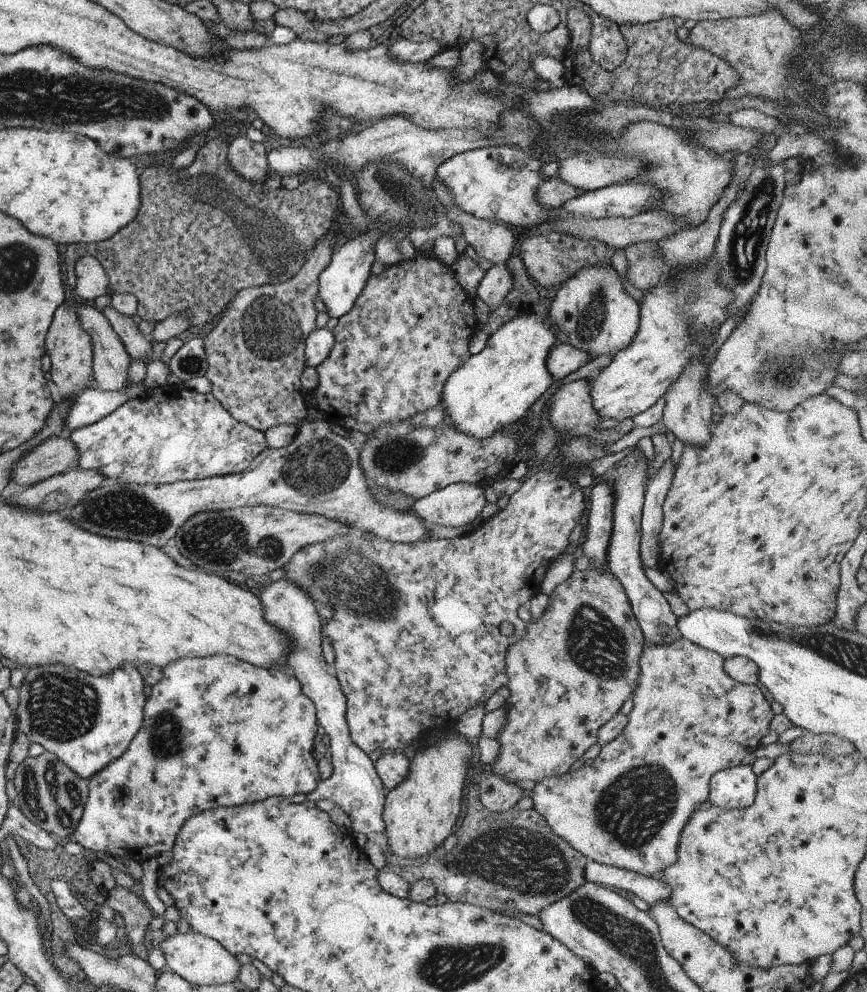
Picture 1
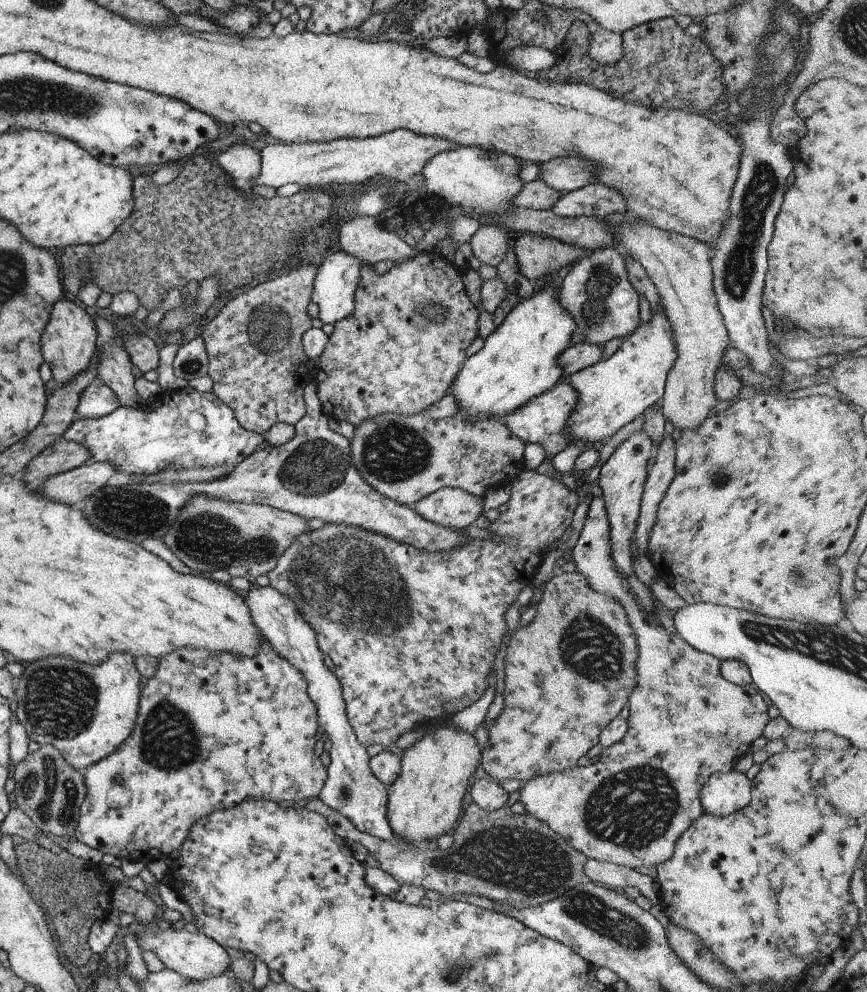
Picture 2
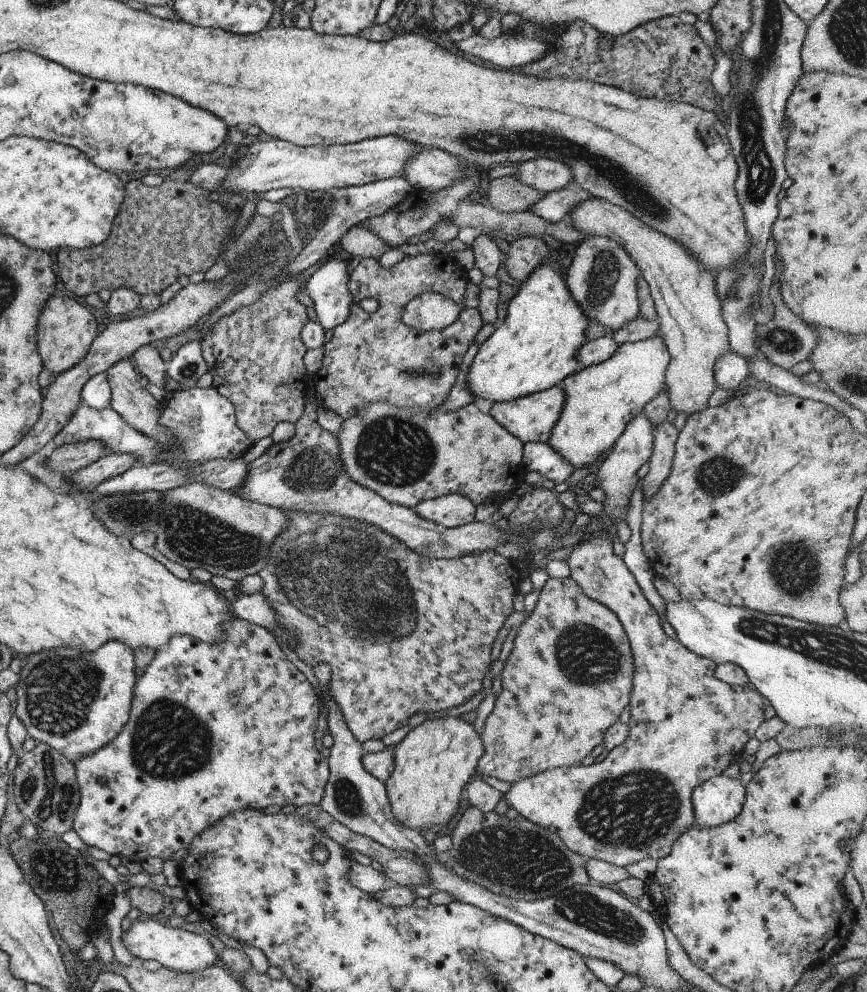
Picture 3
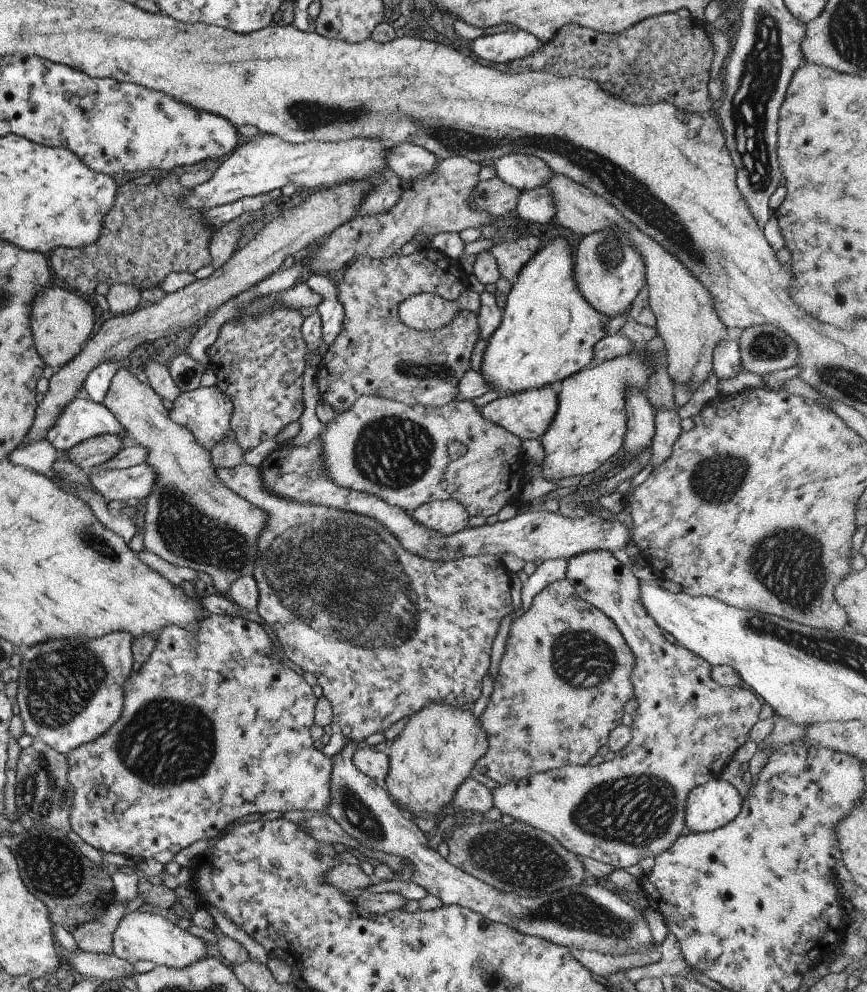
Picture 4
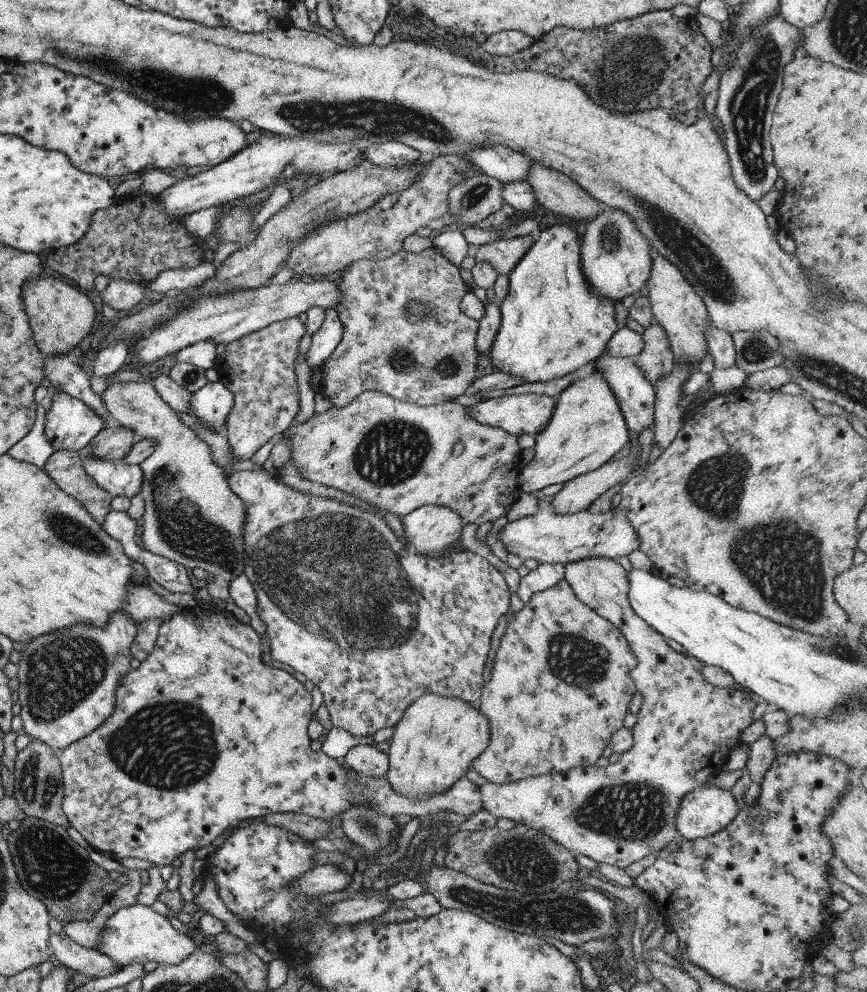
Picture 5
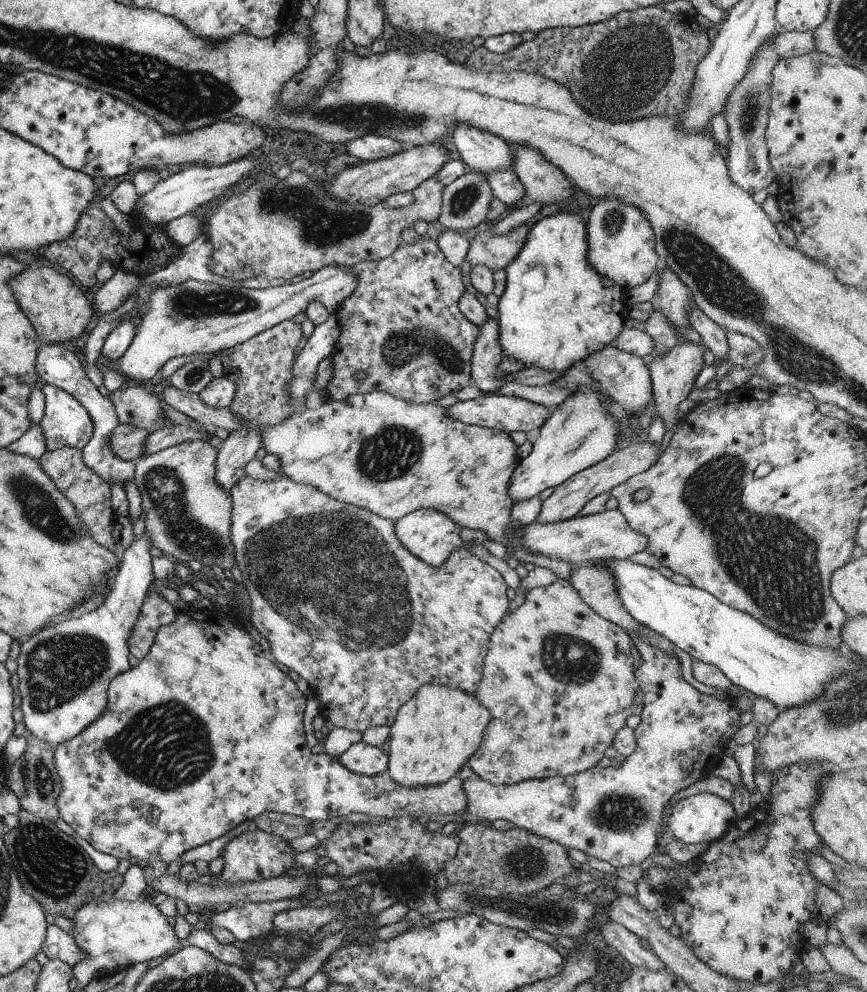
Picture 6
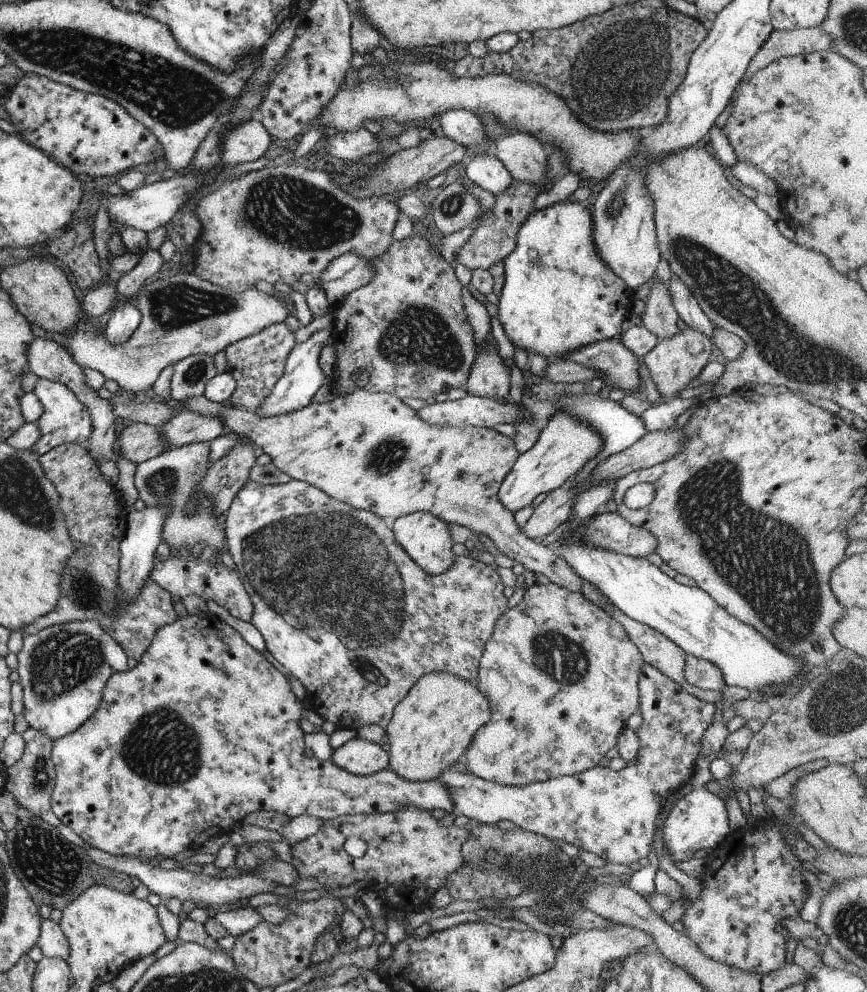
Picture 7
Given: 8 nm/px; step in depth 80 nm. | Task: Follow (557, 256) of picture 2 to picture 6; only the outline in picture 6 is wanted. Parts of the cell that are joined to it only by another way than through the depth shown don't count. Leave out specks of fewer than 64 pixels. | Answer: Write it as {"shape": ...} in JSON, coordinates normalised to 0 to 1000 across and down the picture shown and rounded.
{"shape":[[[606,225],[580,237],[569,237],[566,228],[546,233],[536,263],[544,268],[559,268],[564,273],[582,271],[606,244],[609,229]]]}

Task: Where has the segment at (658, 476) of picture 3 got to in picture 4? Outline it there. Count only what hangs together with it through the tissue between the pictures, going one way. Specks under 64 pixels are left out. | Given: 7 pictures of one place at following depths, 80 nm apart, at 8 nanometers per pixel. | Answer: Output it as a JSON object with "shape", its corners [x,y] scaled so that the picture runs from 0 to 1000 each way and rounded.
{"shape":[[[755,413],[754,417],[754,438],[751,442],[751,460],[749,462],[749,467],[755,470],[765,468],[767,462],[774,456],[774,450],[781,444],[782,439],[785,436],[785,431],[783,429],[782,417],[776,413]]]}

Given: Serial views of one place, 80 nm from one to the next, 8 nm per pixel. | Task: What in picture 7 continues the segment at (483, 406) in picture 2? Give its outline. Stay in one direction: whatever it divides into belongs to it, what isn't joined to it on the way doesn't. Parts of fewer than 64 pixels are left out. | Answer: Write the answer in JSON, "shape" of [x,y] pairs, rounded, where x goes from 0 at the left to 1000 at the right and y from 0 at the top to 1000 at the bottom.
{"shape":[[[644,204],[637,206],[634,209],[624,211],[617,215],[612,215],[604,221],[602,227],[595,236],[595,249],[581,260],[581,285],[574,298],[573,322],[577,325],[580,335],[585,343],[591,349],[596,349],[606,355],[612,355],[626,359],[633,364],[641,361],[649,361],[661,354],[666,354],[670,350],[702,342],[713,341],[716,331],[716,325],[727,319],[727,311],[729,310],[729,294],[730,292],[721,288],[721,285],[709,278],[690,260],[684,243],[683,243],[683,222],[681,212],[676,212],[676,205],[657,205],[648,206]]]}

